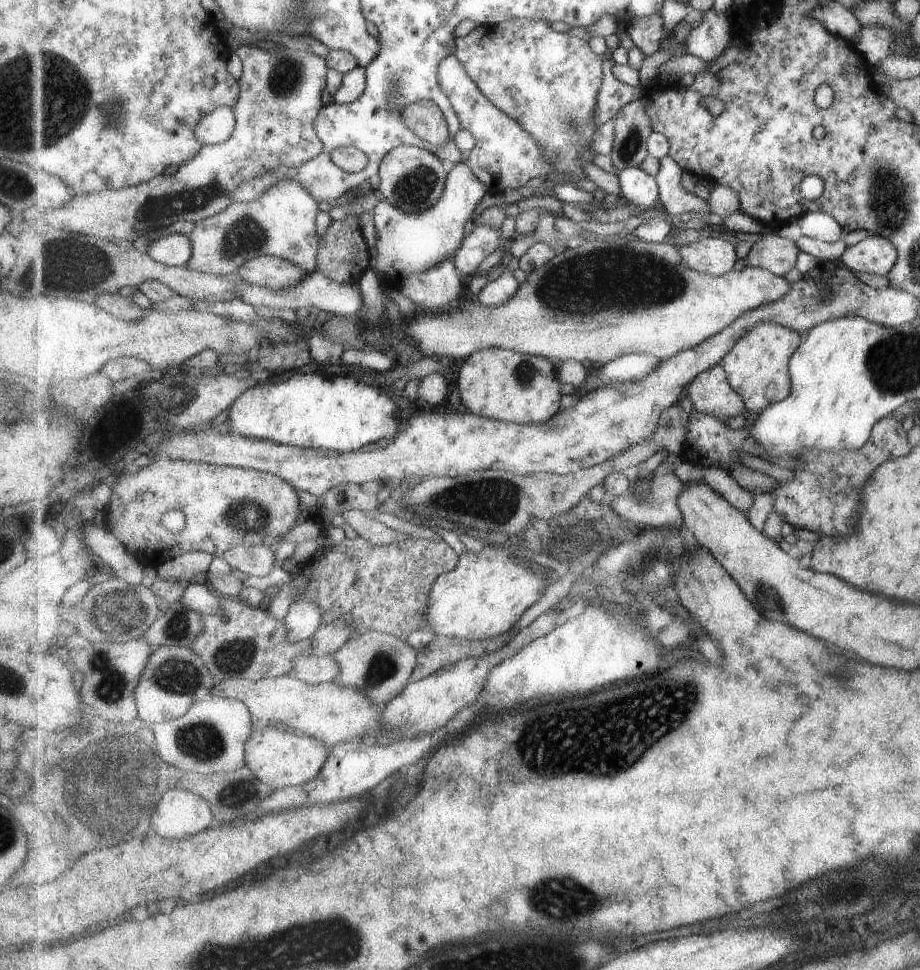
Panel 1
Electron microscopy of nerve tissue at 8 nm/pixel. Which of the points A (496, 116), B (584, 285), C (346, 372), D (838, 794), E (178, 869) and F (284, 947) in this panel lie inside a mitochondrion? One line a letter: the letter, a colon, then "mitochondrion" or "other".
A: other
B: mitochondrion
C: other
D: other
E: other
F: mitochondrion

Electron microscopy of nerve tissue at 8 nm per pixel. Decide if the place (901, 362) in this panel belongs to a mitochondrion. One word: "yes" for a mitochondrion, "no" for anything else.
yes

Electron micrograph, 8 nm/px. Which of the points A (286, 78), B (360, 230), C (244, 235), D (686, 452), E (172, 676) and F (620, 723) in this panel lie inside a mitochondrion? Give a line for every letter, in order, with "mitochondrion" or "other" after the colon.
A: mitochondrion
B: other
C: mitochondrion
D: other
E: mitochondrion
F: mitochondrion

